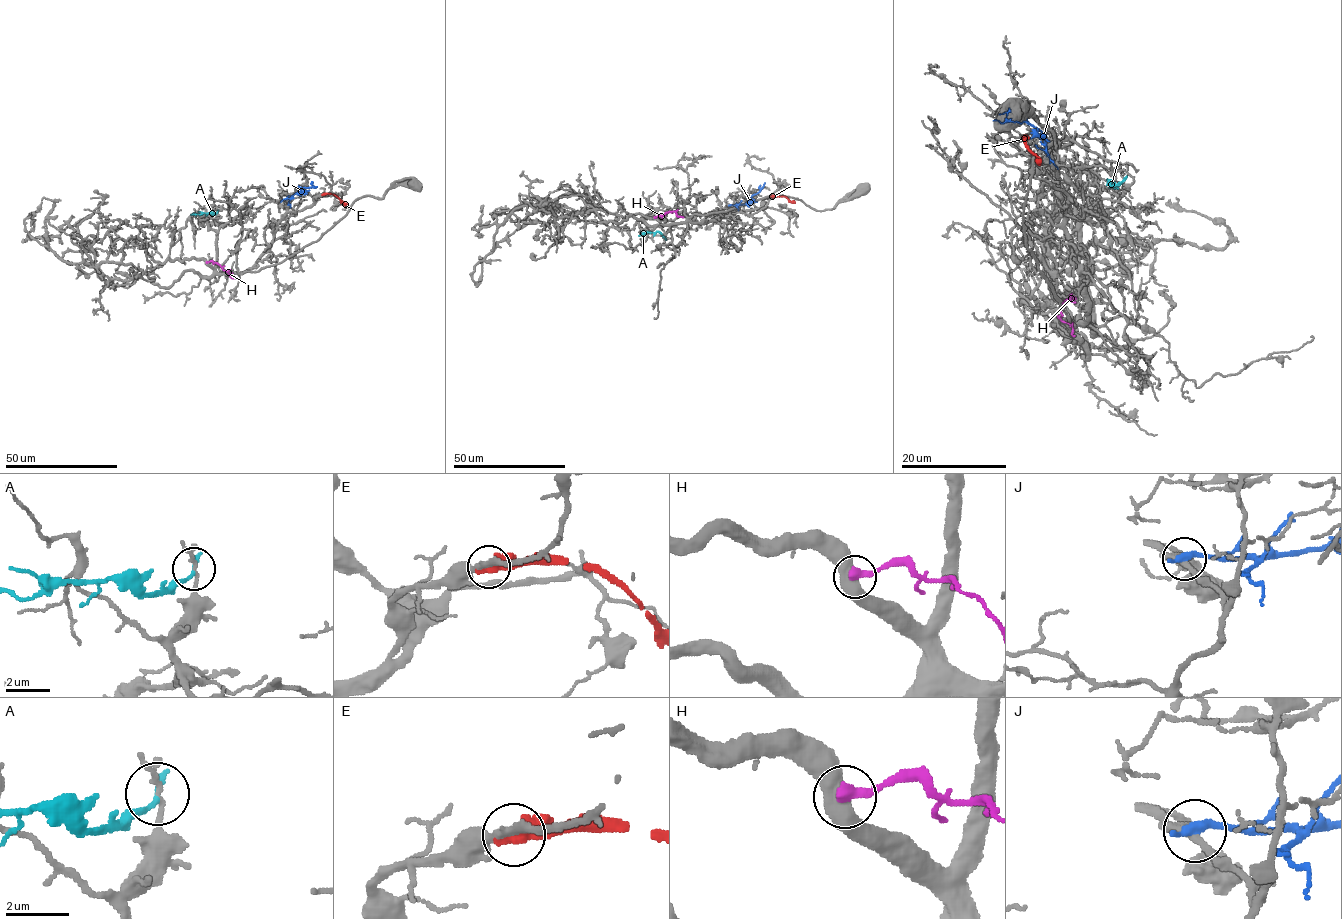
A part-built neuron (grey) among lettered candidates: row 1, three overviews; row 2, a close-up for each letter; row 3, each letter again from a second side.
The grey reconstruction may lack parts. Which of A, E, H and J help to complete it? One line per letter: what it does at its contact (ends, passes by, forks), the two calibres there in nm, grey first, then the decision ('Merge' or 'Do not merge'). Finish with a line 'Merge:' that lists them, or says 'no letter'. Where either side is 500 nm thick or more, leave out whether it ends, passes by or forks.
A: It ends there. Thickness 120 nm (grey) against 220 nm. Do not merge
E: It passes by. Thickness 300 nm (grey) against 400 nm. Do not merge
H: Thickness 550 nm (grey) against 360 nm. Do not merge
J: It ends there. Thickness 360 nm (grey) against 320 nm. Do not merge
Merge: no letter

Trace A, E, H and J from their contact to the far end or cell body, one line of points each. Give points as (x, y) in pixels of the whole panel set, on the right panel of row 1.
A: (1123, 179), (1113, 186), (1109, 183), (1111, 182), (1110, 187), (1118, 186)
E: (1024, 138), (1025, 144), (1040, 159), (1037, 163)
H: (1075, 298), (1071, 295), (1062, 302), (1060, 318), (1068, 322), (1074, 336)
J: (1046, 151), (1044, 135), (1036, 127), (1025, 122), (993, 121)

